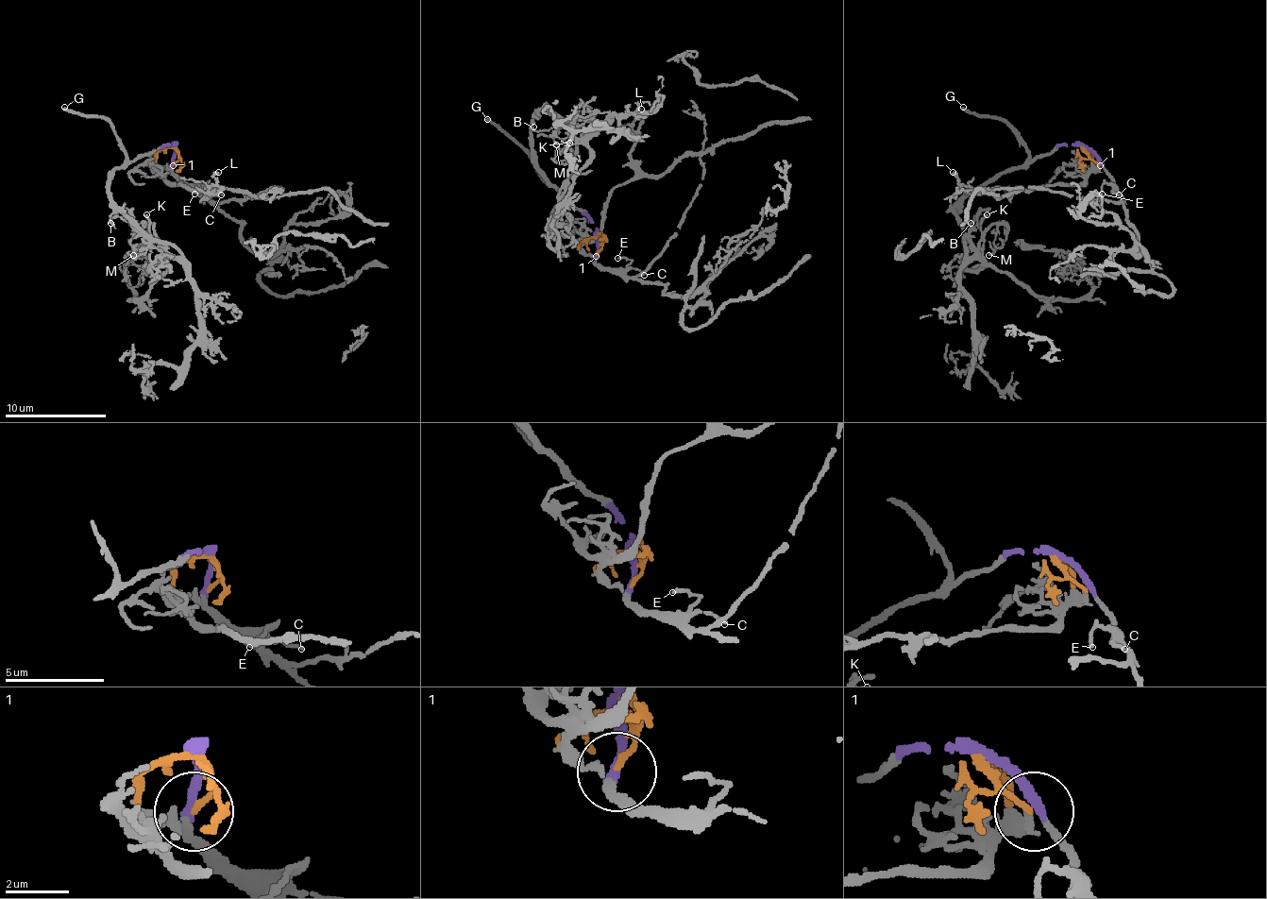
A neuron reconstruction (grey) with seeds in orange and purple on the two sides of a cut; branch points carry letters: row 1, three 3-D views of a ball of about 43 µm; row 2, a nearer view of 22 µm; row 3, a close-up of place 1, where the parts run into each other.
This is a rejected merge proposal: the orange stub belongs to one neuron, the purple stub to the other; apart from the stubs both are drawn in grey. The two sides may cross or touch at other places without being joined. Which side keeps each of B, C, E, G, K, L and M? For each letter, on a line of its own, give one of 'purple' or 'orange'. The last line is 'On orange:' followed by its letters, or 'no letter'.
B: purple
C: purple
E: purple
G: purple
K: purple
L: orange
M: purple
On orange: L

